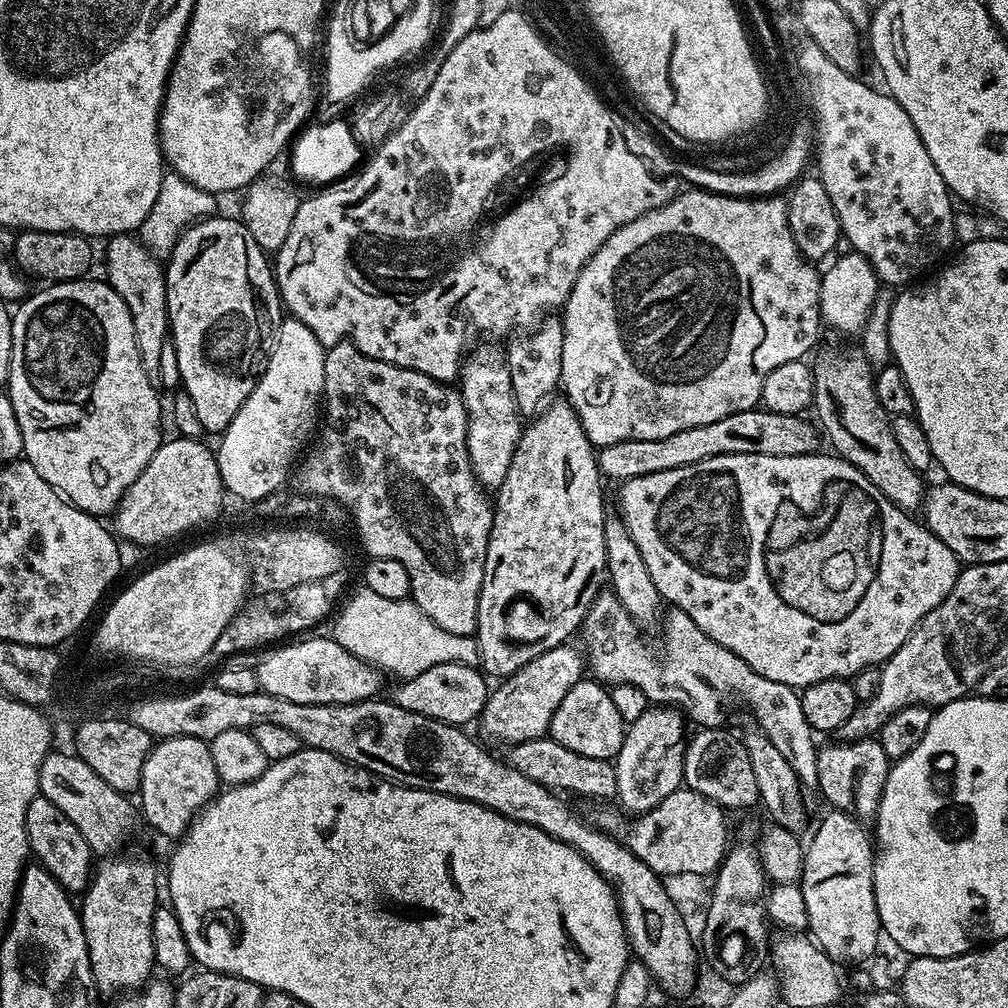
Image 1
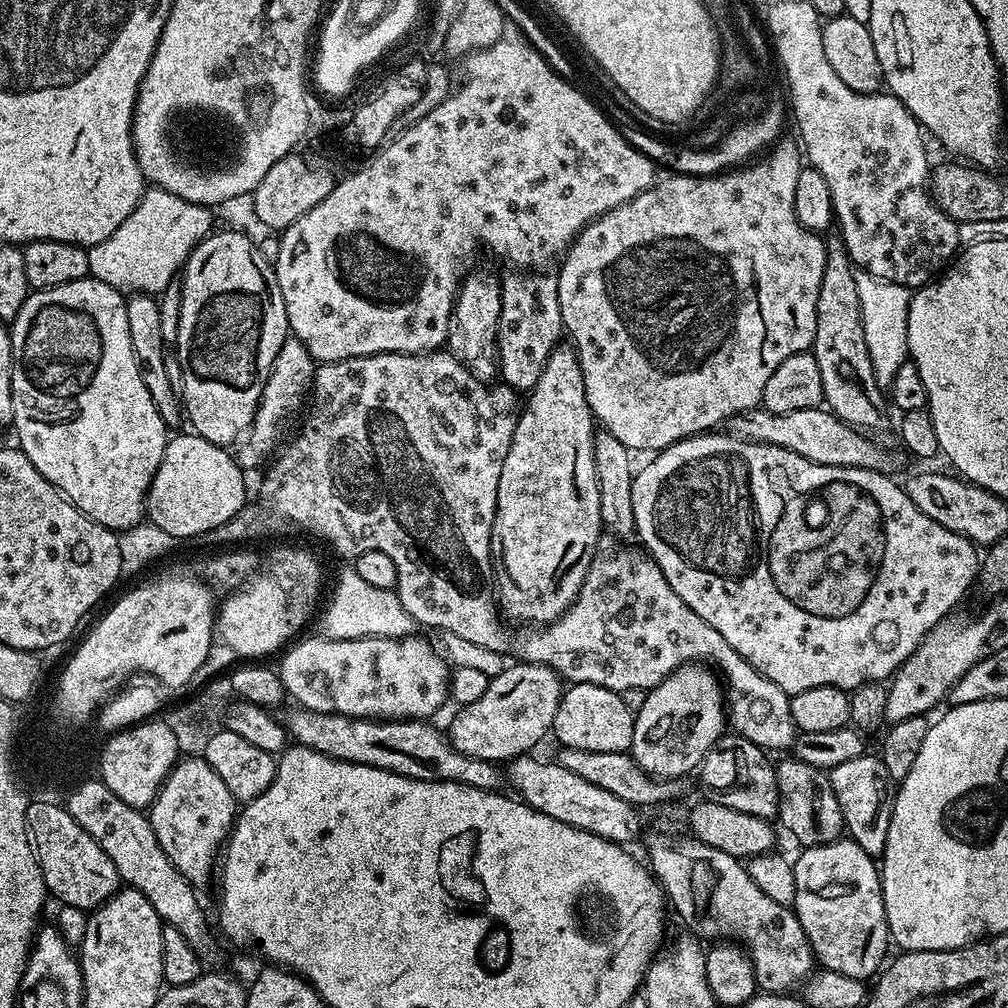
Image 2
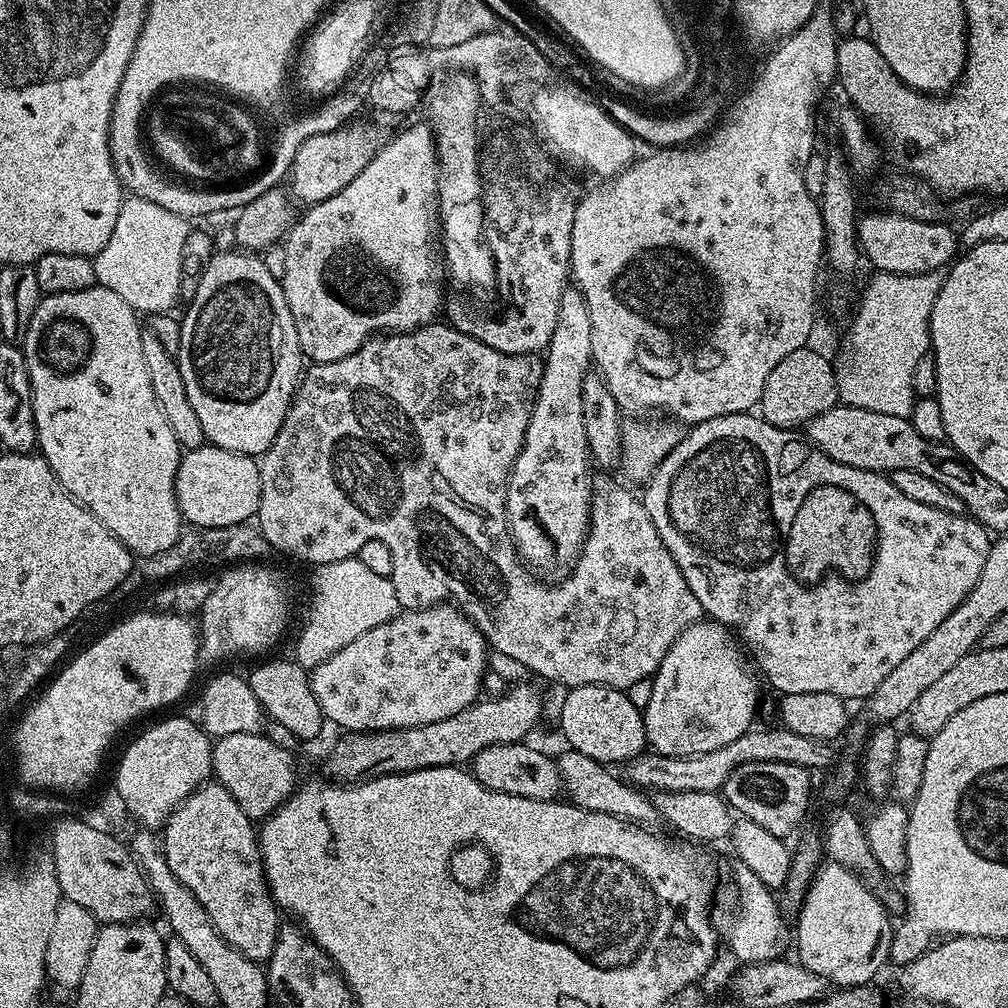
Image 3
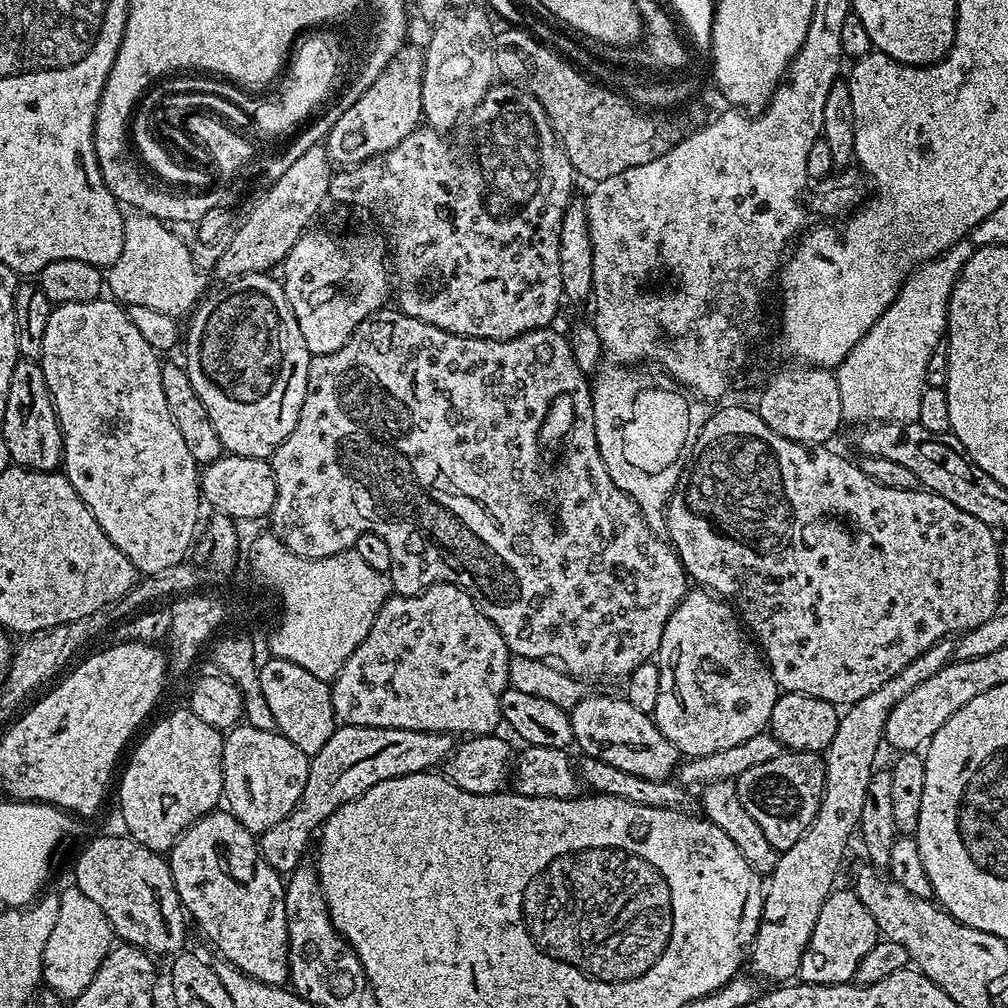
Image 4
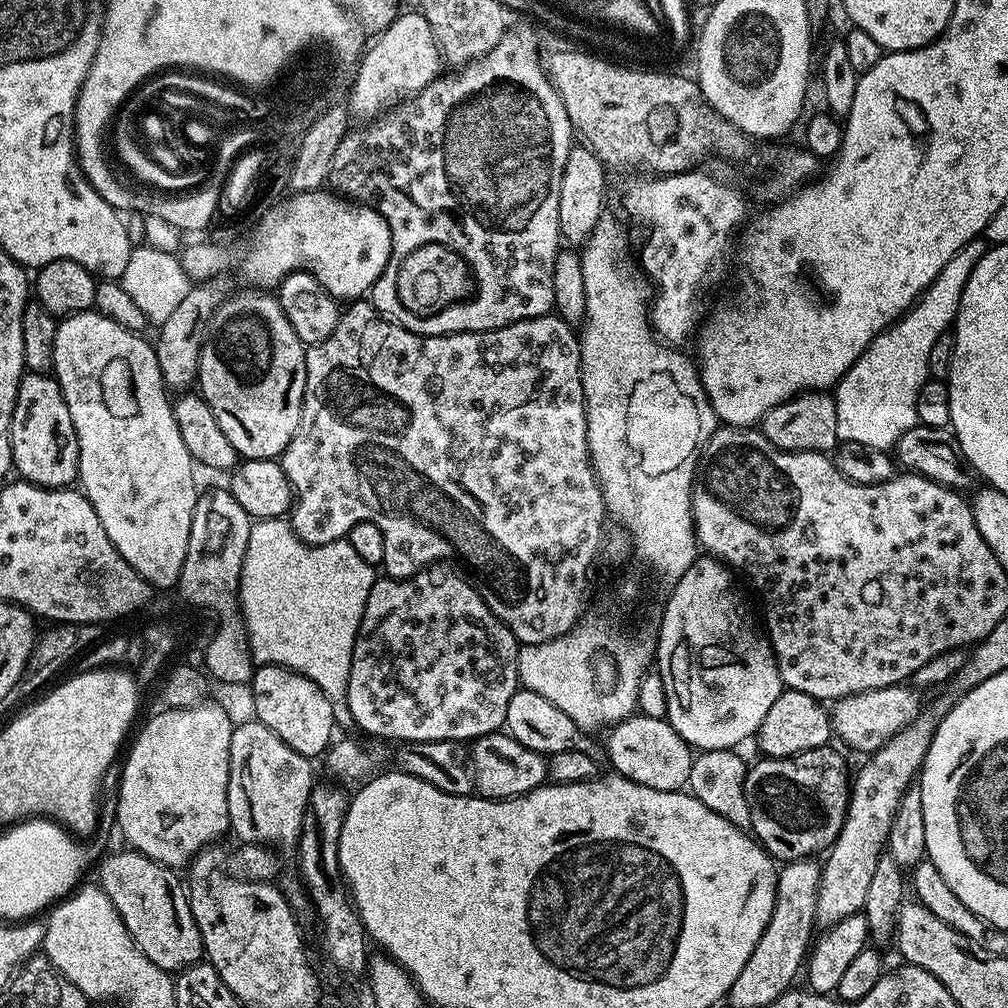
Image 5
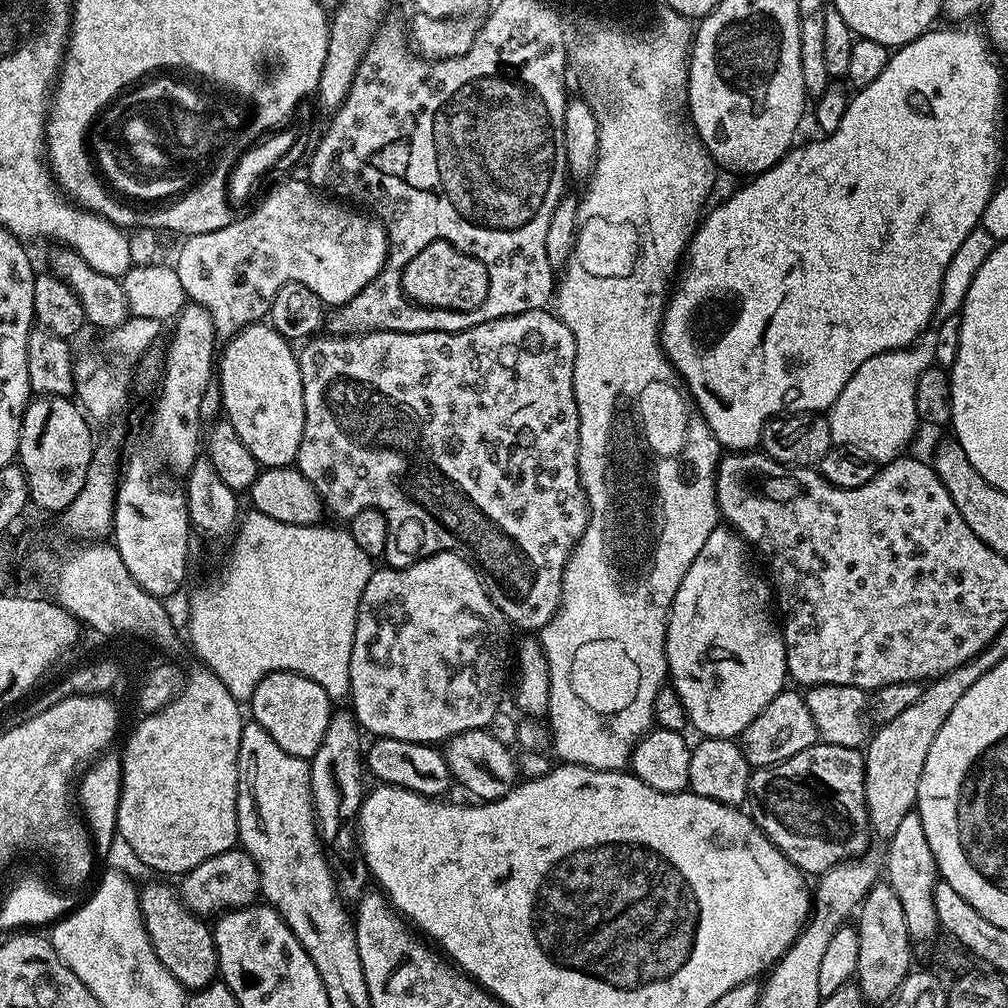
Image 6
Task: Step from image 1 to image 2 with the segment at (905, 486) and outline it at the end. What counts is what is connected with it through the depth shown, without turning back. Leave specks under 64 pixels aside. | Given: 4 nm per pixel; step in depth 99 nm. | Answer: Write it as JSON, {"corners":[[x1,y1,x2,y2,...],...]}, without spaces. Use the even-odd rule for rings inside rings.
{"corners":[[836,234,829,235,826,240,826,266,822,274,822,286,818,290,818,322,810,351,818,362,818,371,822,373,824,404,828,411,833,412,839,420,846,422,850,427,858,428,865,434,871,433,871,428,882,427,886,396,882,386,876,381,874,366,870,362,870,350,866,350,866,330,862,330,862,310,858,302,854,265,843,240]]}

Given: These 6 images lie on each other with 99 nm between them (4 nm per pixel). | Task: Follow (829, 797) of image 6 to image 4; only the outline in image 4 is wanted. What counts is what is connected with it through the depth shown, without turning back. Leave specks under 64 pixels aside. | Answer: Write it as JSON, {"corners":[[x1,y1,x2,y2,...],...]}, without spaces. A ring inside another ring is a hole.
{"corners":[[784,750,778,758,746,770,734,783,746,814,762,826,766,842,770,842,777,853,782,853,802,838,818,814,824,793,824,757,818,752]]}

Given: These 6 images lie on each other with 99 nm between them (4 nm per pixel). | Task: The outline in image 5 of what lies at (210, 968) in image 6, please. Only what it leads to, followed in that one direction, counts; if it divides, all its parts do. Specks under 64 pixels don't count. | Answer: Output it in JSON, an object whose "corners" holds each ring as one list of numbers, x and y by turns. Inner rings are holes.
{"corners":[[123,850,105,855,98,864,100,889,114,902,126,930,134,942,158,967,169,974,179,973,192,964,205,959,202,934,194,914,190,910,188,890,183,879,180,880,173,869,159,864,149,856,135,850]]}

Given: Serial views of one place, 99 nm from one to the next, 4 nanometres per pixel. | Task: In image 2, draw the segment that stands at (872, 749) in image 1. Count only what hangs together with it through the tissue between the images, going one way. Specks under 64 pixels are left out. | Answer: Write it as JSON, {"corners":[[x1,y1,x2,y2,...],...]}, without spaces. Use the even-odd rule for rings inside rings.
{"corners":[[865,754,858,758,850,758,850,762,842,762,842,766,834,766,828,772,828,781,844,815,847,835,858,846,862,846,866,854,870,854,873,858,883,856,886,834,890,834,894,788,879,755]]}

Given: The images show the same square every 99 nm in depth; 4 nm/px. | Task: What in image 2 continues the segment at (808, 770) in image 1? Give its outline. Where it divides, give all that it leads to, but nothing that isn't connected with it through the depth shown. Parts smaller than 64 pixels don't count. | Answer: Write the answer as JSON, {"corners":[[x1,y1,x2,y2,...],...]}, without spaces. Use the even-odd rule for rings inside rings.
{"corners":[[616,538,601,539,600,546,590,562,586,582,582,582,582,590,576,595,572,605,568,607,563,616,559,616,551,624,533,627,528,630,525,636,518,637,512,644,513,650,516,651,515,659,526,664,550,666,569,685,593,684,621,694,628,688,646,688,649,690,657,688,669,674,674,670,678,670,683,664,707,662,719,673,723,683,726,685,726,720,731,731,737,736,745,736,750,742,754,742,759,748,765,750,771,750,771,748,791,749,795,745,798,729,794,718,790,714,790,697,788,693,783,692,778,686,774,686,774,682,770,682,770,678,758,674,758,670,754,670,754,666,750,666,750,662,746,662,746,658,742,658,742,654,738,654,738,650,734,650,734,646,730,646,730,642,726,642,726,638,722,638,722,634,718,634,718,630,714,630,714,626,710,626,710,622,706,622,703,618,698,618,698,614,694,614,694,610,690,610,690,606,686,606,686,602,682,602,682,598,678,598,678,594,674,594,674,586,670,586,670,582,666,582,666,574,662,574,662,570,652,561,652,557,644,551,643,547,627,548,627,546,627,543]]}

